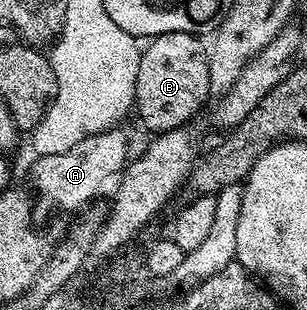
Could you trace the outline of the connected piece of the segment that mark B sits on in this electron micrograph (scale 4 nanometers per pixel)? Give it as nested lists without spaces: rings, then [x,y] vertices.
[[[165,33],[154,36],[148,47],[142,48],[137,65],[137,89],[134,114],[151,133],[172,131],[188,126],[191,119],[209,99],[209,54],[204,40],[189,33]]]

